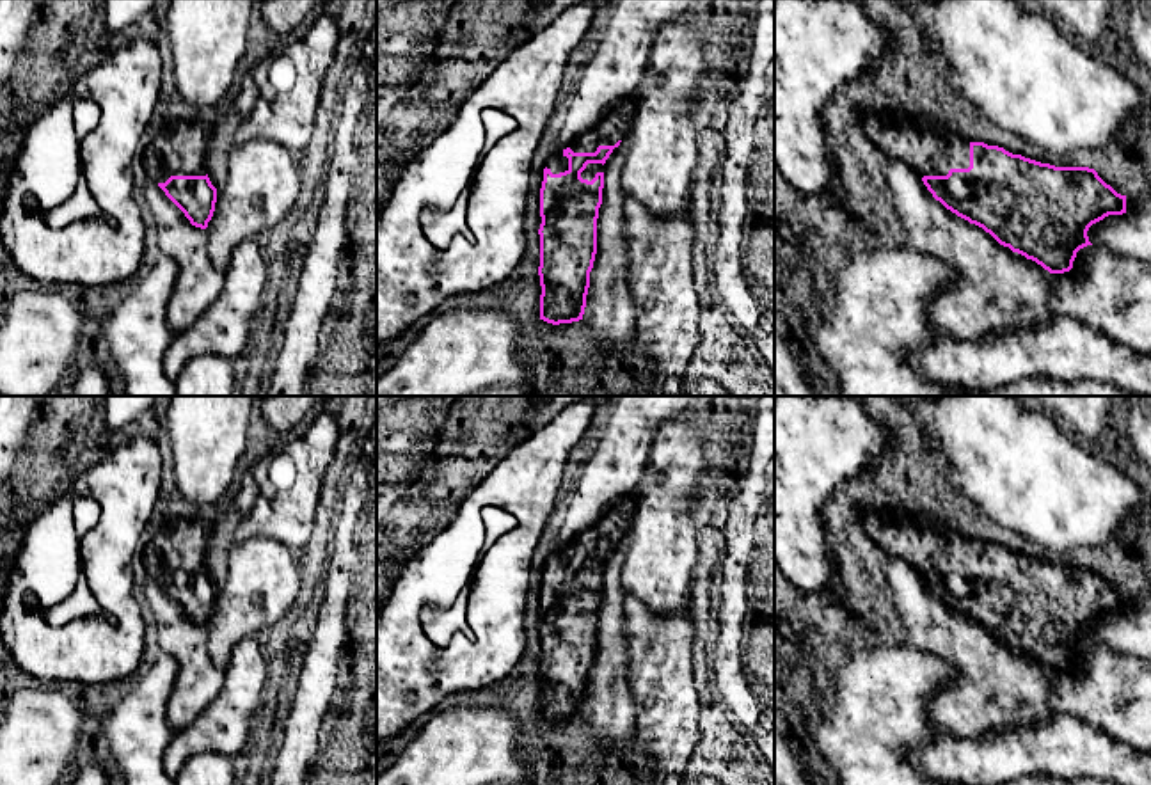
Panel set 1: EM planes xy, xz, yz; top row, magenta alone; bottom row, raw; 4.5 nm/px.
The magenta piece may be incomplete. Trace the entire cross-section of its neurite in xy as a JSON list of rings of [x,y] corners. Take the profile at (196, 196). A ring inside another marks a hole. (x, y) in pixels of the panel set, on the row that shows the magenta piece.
[[[172,121],[144,147],[144,167],[192,226],[206,229],[217,188],[206,169],[211,123]]]

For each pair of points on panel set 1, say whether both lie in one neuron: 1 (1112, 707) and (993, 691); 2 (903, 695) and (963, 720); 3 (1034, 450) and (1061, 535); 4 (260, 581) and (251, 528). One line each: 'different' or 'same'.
1: different
2: different
3: same
4: different

